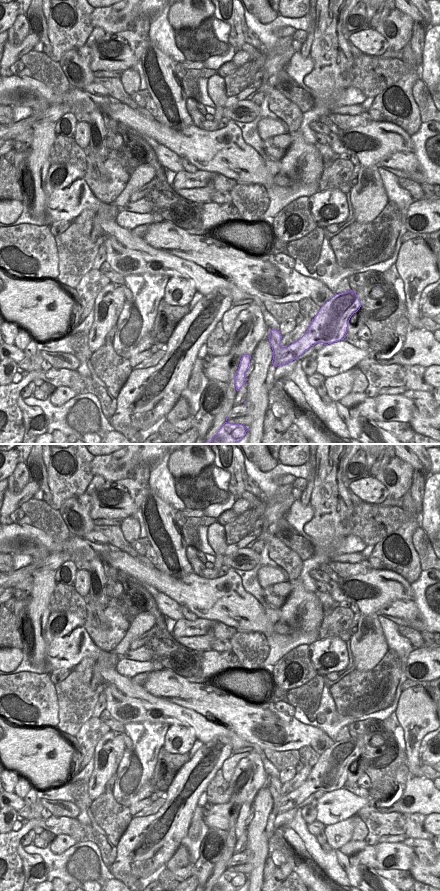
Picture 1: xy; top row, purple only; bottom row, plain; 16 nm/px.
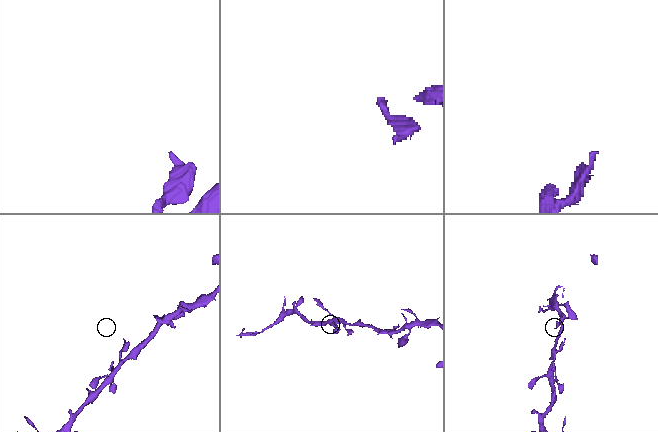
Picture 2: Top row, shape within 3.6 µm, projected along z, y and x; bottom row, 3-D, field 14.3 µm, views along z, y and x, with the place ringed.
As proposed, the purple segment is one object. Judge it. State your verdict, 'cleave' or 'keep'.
cleave

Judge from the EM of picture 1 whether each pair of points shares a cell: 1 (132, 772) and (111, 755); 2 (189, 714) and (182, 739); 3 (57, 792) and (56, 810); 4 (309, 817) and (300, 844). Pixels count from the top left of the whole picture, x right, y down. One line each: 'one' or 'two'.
1: two
2: two
3: two
4: two

